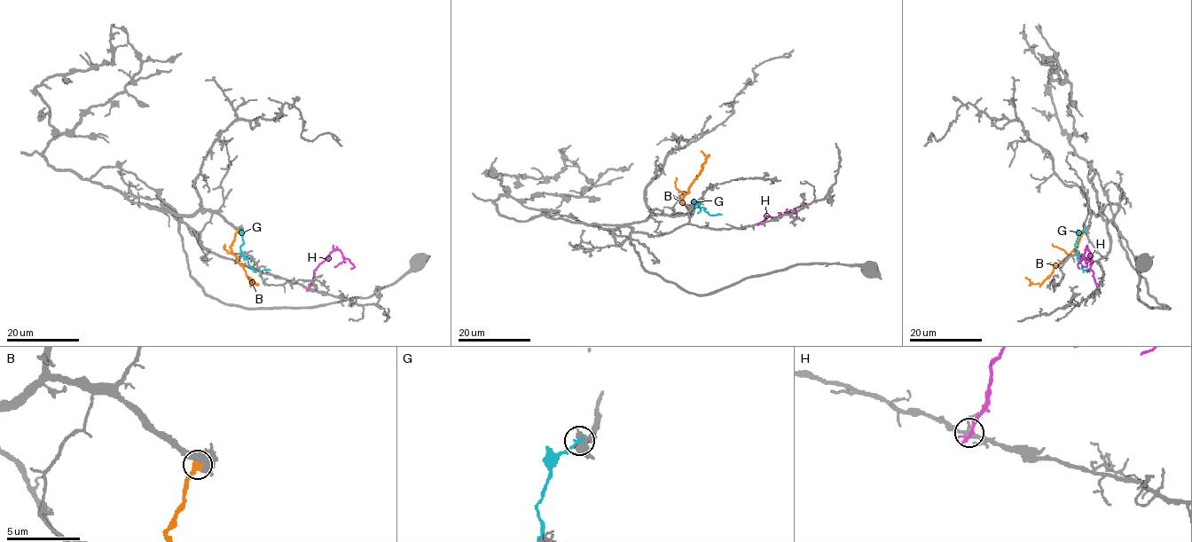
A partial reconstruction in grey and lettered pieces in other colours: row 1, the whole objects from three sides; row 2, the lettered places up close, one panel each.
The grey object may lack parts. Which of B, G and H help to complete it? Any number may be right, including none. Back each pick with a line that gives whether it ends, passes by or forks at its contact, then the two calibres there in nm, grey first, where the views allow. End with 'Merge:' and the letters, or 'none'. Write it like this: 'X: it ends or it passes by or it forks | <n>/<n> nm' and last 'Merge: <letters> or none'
B: it ends | 650/360 nm
Merge: B

